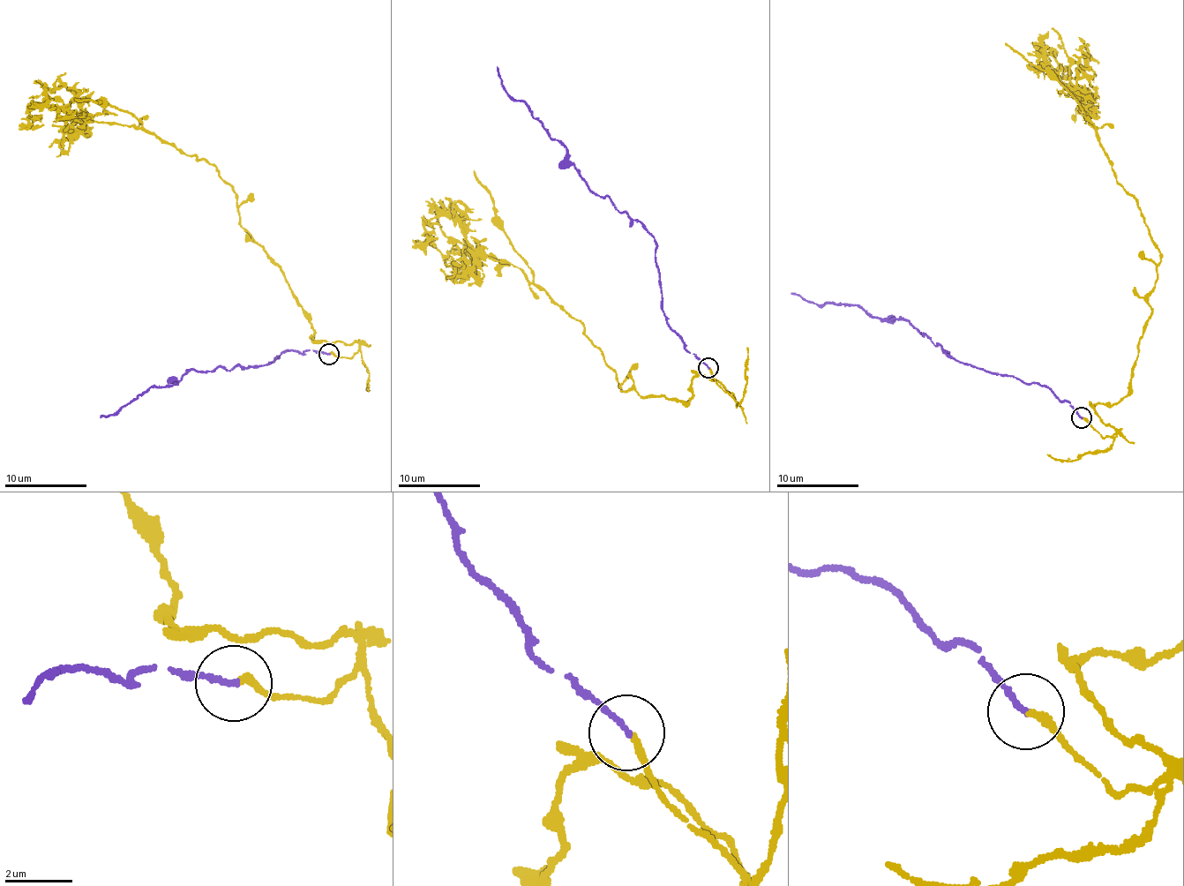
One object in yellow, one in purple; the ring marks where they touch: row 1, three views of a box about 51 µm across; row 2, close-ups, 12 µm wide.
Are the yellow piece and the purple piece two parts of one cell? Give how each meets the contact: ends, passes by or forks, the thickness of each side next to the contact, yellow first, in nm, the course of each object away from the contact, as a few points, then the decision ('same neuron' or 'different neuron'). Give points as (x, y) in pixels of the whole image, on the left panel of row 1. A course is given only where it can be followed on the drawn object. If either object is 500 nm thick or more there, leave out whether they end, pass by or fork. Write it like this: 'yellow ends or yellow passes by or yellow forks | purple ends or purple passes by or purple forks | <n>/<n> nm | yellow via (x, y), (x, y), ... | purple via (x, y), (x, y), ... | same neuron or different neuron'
yellow ends | purple ends | 200/160 nm | yellow via (330, 353), (348, 357), (358, 345), (312, 338), (217, 168), (143, 131), (51, 107), (19, 128) | purple via (328, 353), (285, 352), (266, 364), (189, 371), (176, 384), (156, 386), (110, 416), (101, 416) | different neuron

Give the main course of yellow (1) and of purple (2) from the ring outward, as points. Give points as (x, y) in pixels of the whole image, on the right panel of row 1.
1: (1082, 417), (1101, 435), (1115, 431), (1092, 406), (1128, 392), (1160, 253), (1046, 53), (1067, 70), (1062, 72)
2: (1082, 416), (1043, 386), (959, 362), (902, 320), (879, 319), (829, 301), (814, 304), (791, 292)

